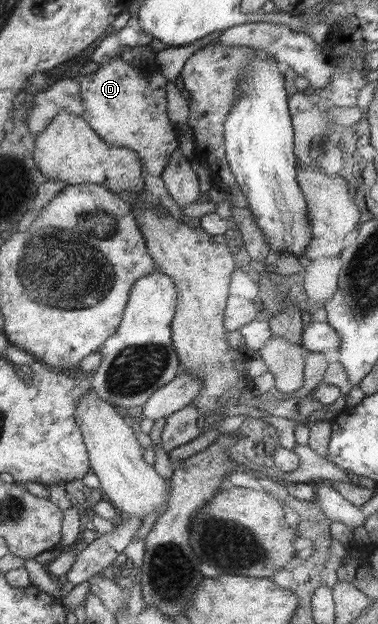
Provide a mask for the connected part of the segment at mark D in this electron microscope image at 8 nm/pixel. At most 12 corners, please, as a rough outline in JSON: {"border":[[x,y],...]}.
{"border":[[115,57],[80,77],[85,122],[161,176],[179,147],[163,76]]}

